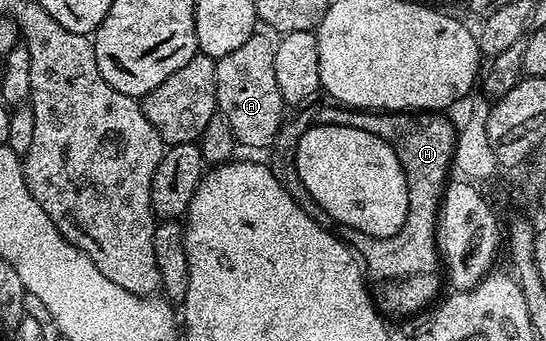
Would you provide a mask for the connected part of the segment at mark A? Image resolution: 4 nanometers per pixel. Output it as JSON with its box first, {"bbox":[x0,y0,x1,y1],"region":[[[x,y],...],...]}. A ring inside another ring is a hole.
{"bbox":[216,34,286,149],"region":[[[254,34],[238,50],[216,61],[216,106],[219,115],[230,122],[237,145],[267,149],[286,119],[286,105],[274,78],[273,37]]]}

